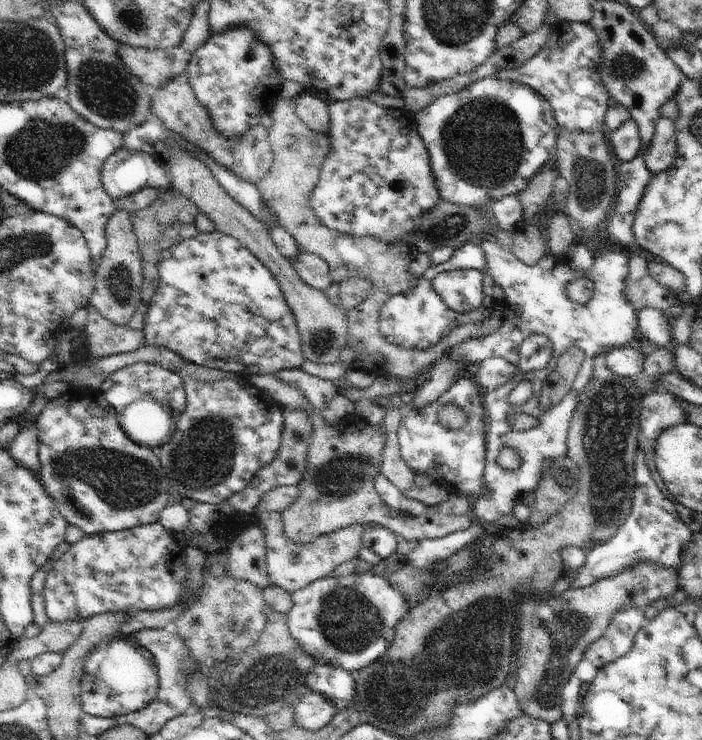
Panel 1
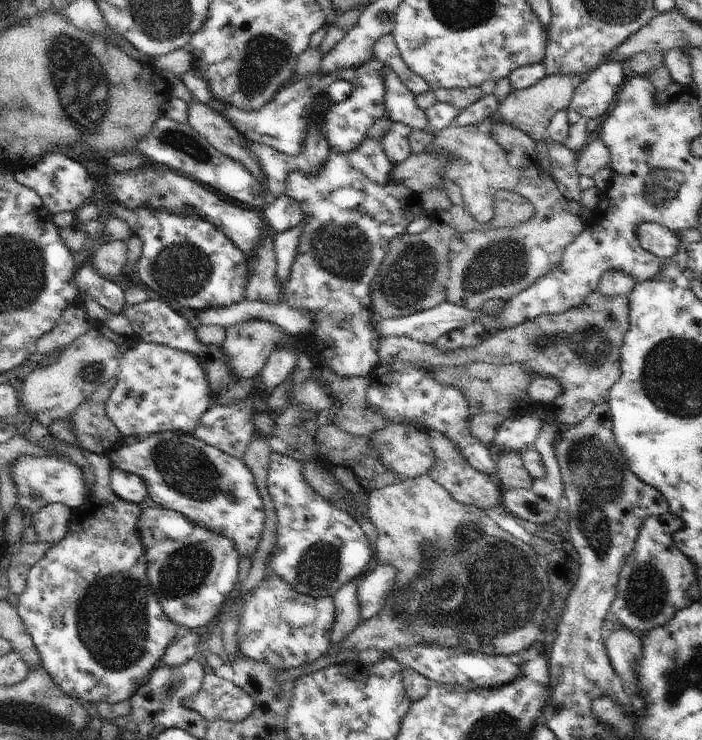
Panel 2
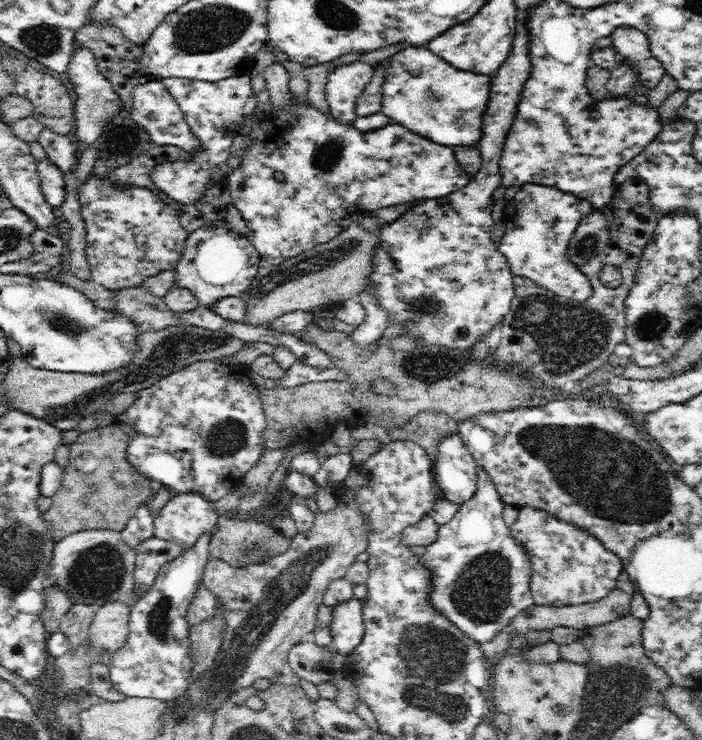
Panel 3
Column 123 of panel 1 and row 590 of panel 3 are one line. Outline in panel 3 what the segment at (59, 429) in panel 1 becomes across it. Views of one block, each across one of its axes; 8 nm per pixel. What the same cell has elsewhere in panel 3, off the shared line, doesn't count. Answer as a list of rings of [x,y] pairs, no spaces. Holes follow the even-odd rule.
[[[478,466],[478,489],[474,496],[461,504],[459,506],[458,512],[454,514],[453,520],[450,520],[447,524],[439,526],[437,537],[432,544],[429,544],[426,547],[426,552],[423,556],[419,556],[419,561],[422,566],[425,566],[429,573],[432,574],[432,590],[430,590],[430,594],[427,596],[427,600],[429,600],[429,605],[436,608],[436,612],[444,616],[455,624],[458,627],[458,630],[461,630],[466,636],[477,642],[478,644],[482,644],[492,640],[505,626],[516,616],[523,612],[524,609],[527,609],[530,605],[533,604],[533,596],[531,594],[531,579],[532,579],[532,561],[530,561],[530,557],[528,557],[528,553],[524,552],[524,546],[520,545],[520,541],[516,540],[512,536],[511,529],[505,524],[503,520],[504,506],[505,503],[502,502],[498,491],[496,491],[496,487],[494,487],[494,483],[492,483],[492,479],[488,477],[486,471],[482,469],[482,466]]]

